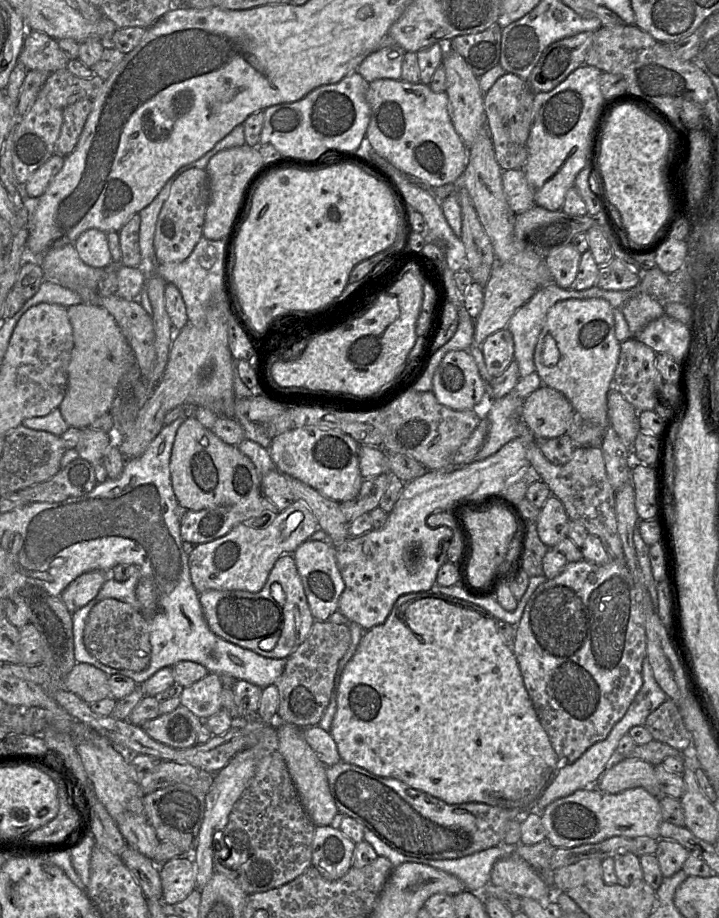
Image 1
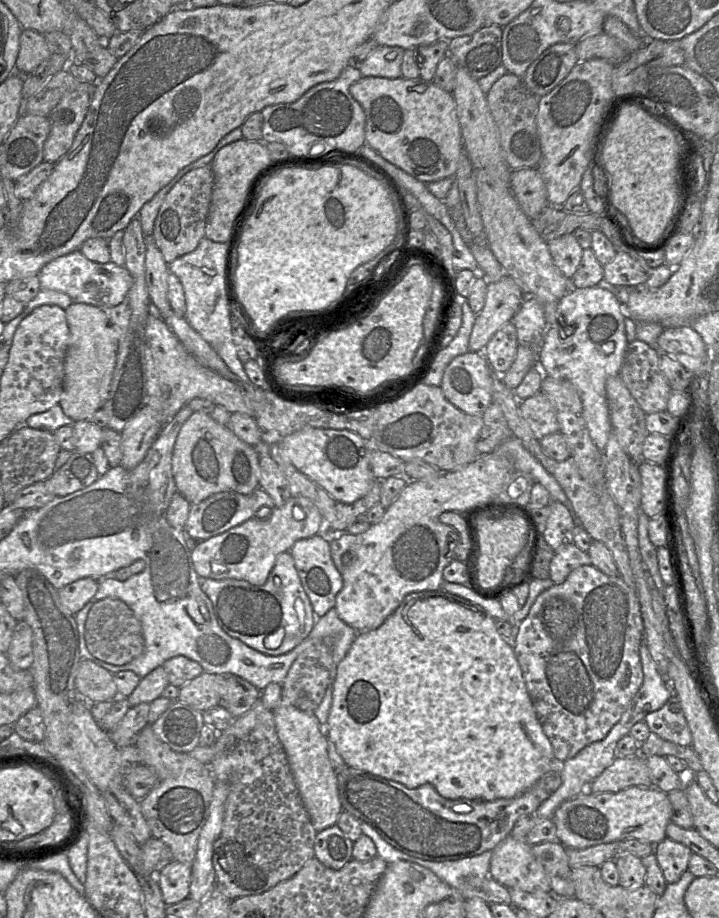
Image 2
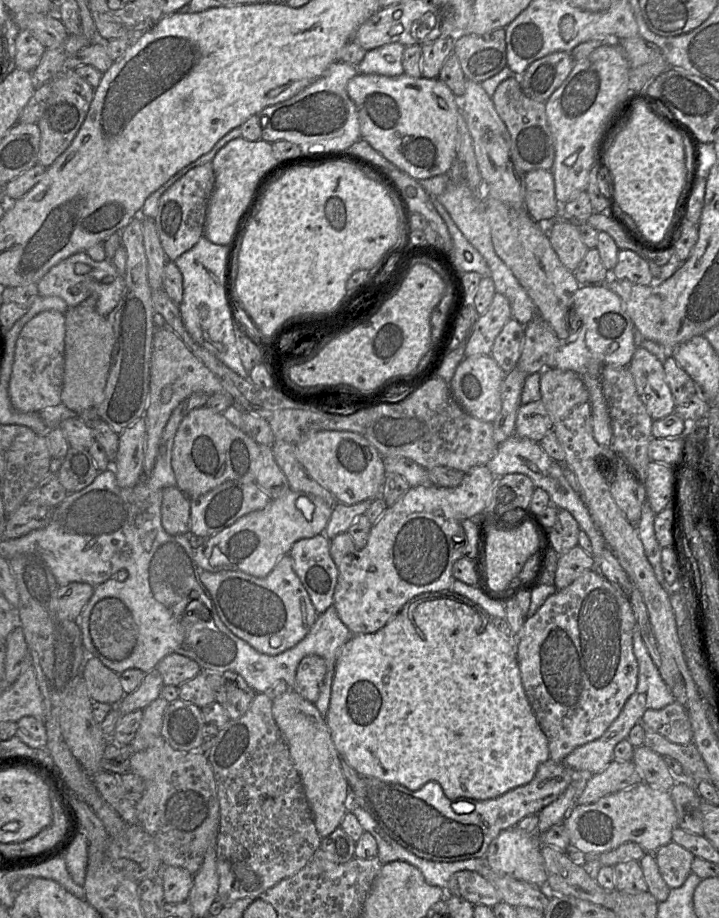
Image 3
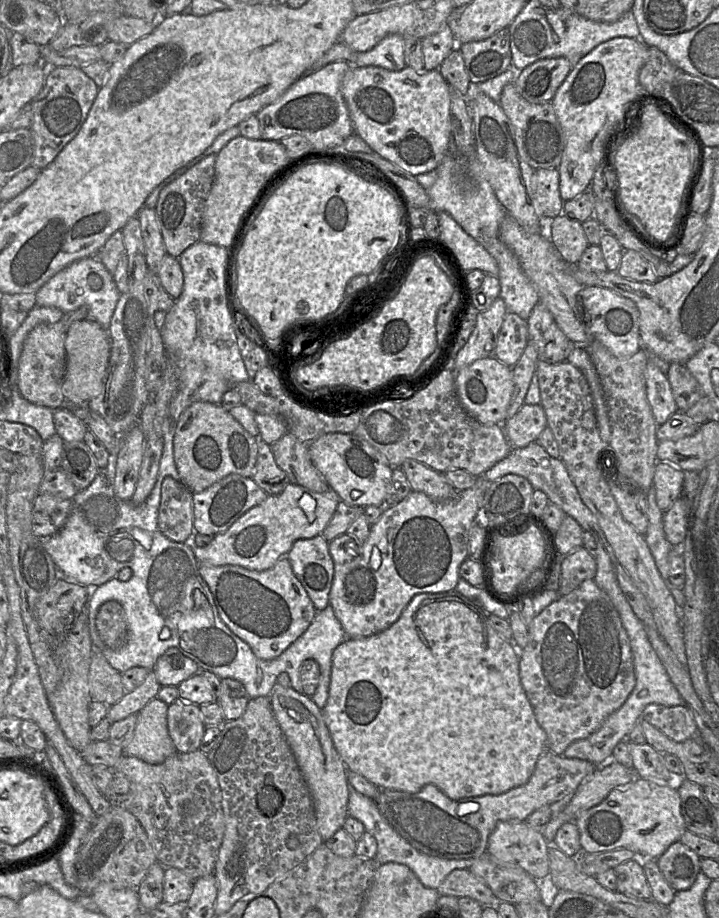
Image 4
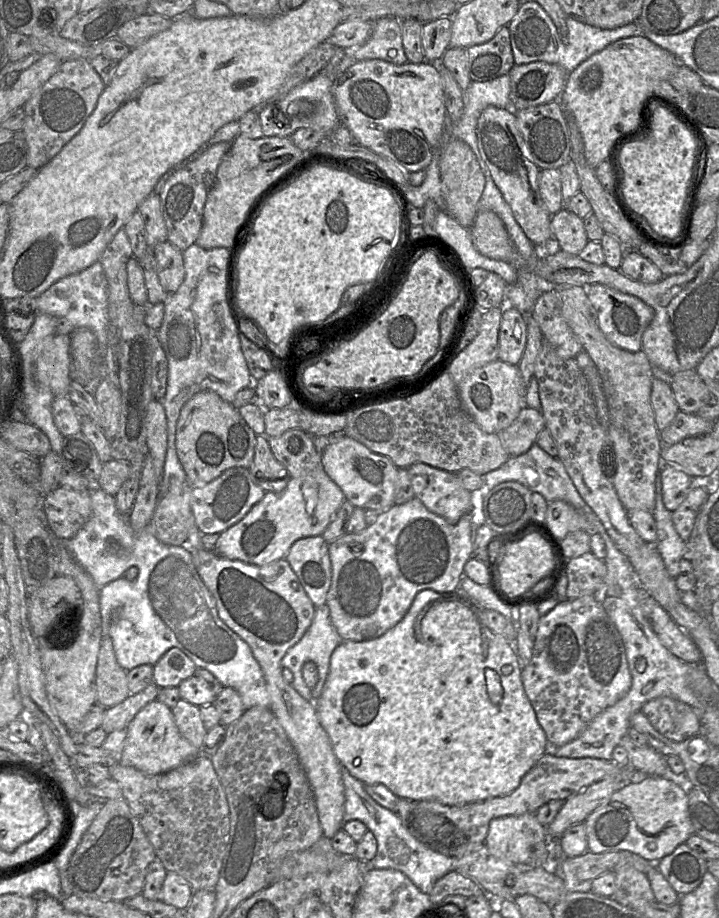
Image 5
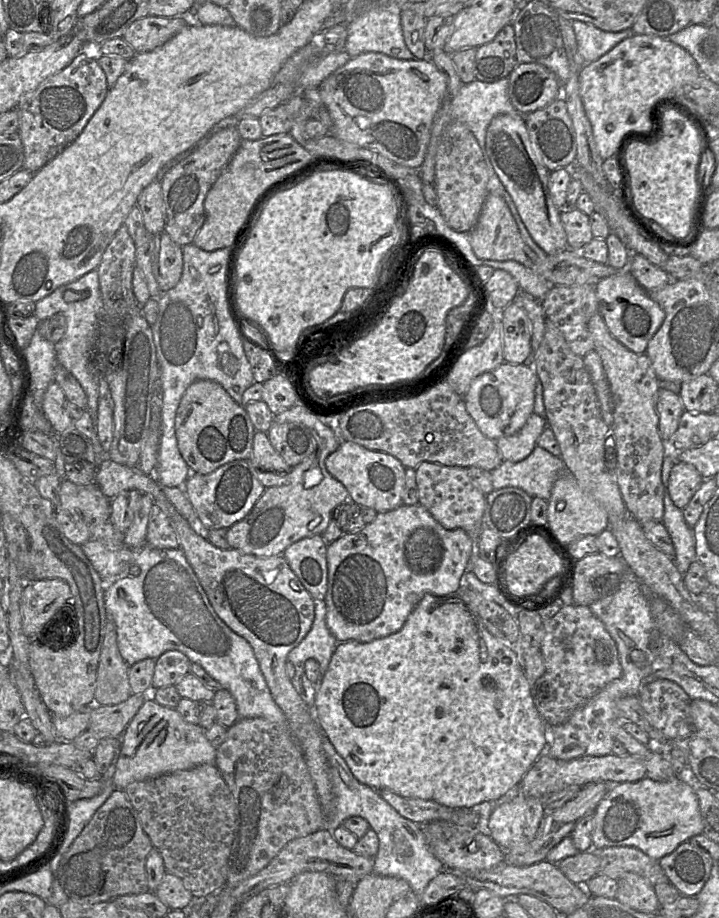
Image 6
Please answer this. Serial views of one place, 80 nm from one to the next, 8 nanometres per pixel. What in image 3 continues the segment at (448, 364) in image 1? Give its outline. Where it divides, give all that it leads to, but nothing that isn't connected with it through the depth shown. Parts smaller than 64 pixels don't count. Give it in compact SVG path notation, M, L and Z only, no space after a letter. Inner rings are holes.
M491 355L465 357L457 366L449 383L451 393L457 403L470 416L492 423L501 409L502 382L506 373Z

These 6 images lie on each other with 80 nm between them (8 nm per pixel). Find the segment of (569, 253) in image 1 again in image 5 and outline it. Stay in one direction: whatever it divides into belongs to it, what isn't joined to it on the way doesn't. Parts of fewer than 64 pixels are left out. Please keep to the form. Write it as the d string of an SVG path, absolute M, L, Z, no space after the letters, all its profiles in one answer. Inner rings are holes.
M566 208L551 216L551 229L560 249L573 255L579 255L589 241L583 219Z

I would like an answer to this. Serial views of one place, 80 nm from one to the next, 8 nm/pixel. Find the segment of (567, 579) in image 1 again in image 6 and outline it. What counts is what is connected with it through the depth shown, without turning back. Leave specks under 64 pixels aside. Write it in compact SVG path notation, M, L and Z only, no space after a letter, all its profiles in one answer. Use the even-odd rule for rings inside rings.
M565 606L544 621L543 627L540 651L545 672L532 685L532 696L543 720L554 727L566 722L605 685L619 678L622 667L614 640L588 606Z

